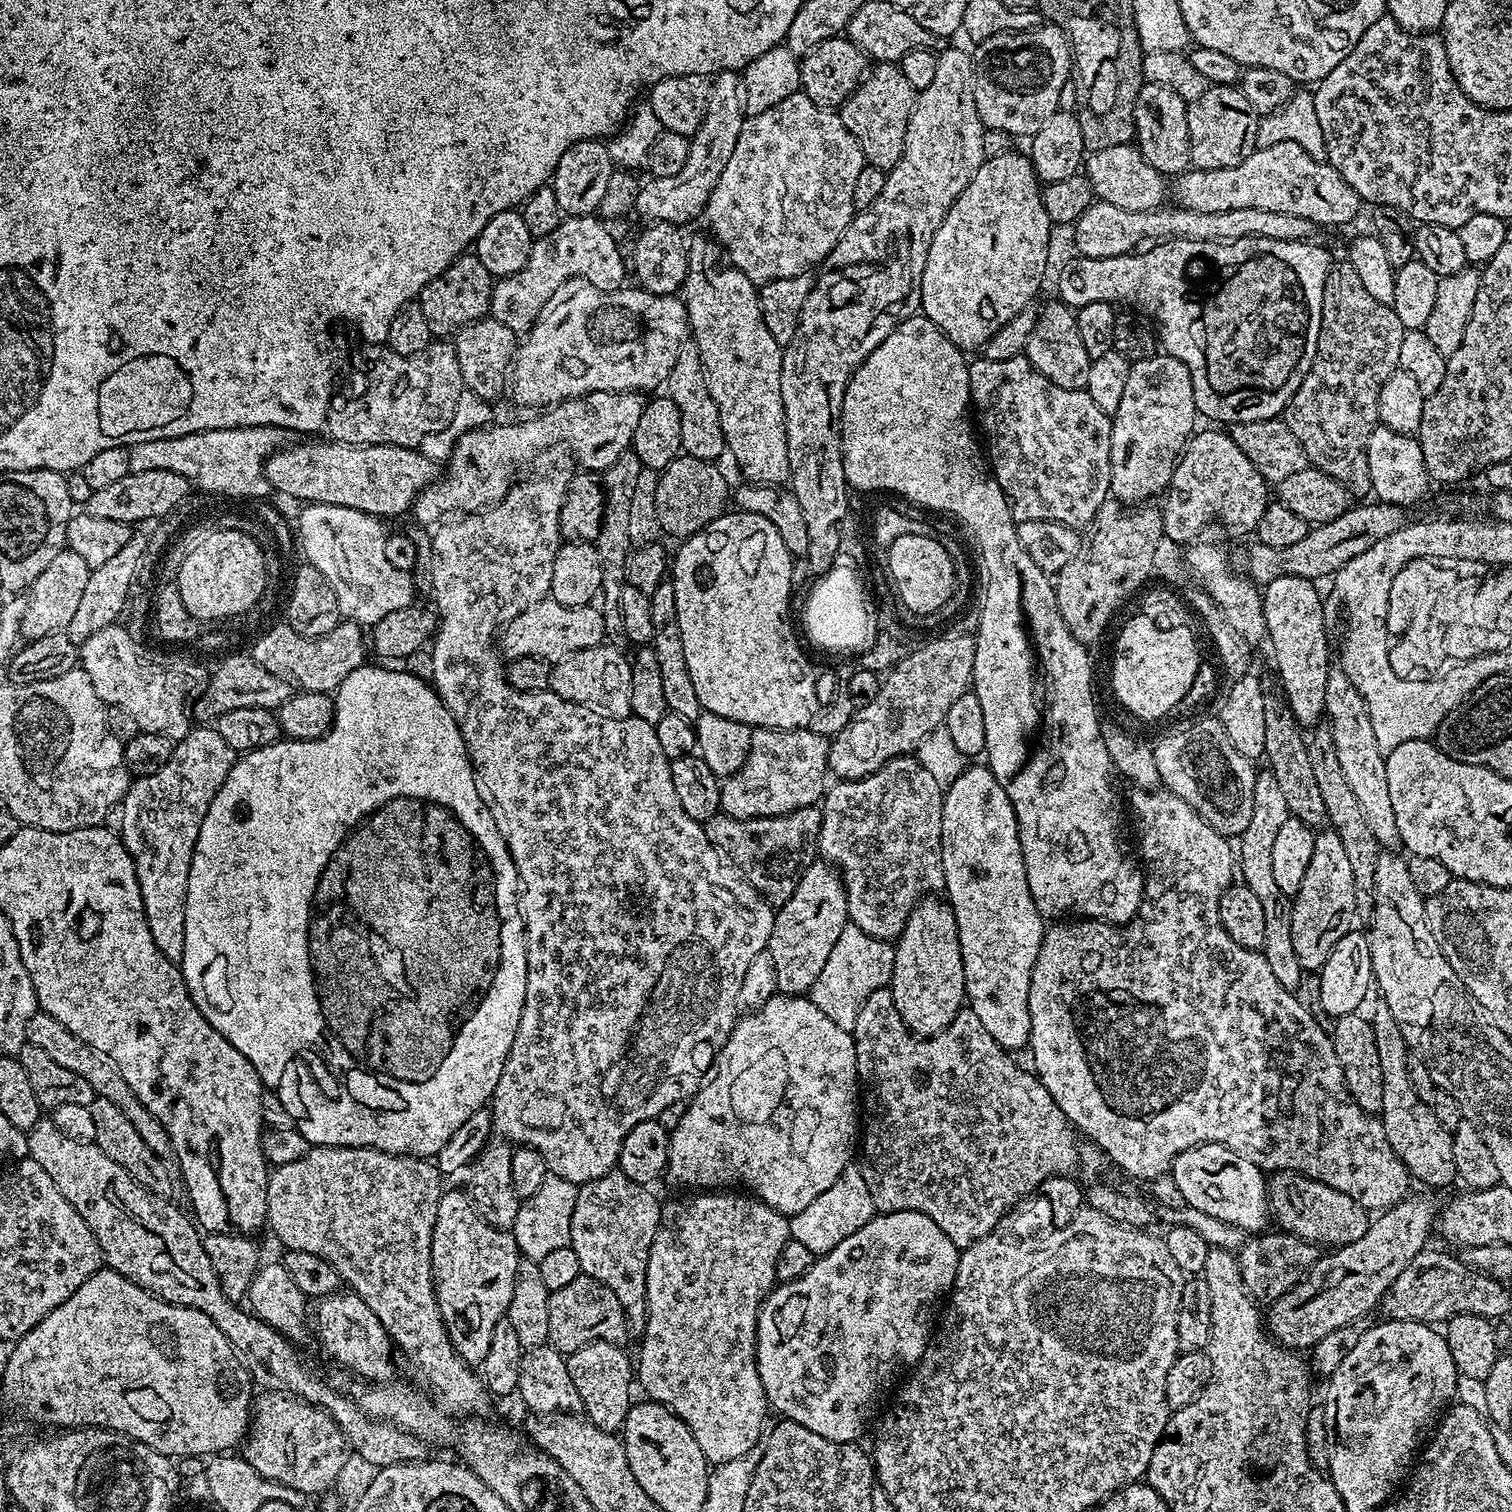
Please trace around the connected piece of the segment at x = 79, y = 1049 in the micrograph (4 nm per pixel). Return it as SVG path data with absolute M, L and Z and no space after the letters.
M39 1010L26 1025L26 1038L28 1043L39 1046L41 1050L46 1050L46 1055L54 1058L54 1062L66 1066L66 1070L71 1070L81 1078L86 1078L86 1082L90 1082L90 1086L94 1086L97 1096L114 1102L114 1106L118 1106L118 1110L122 1110L122 1114L126 1114L126 1118L130 1118L134 1130L138 1130L138 1134L142 1134L142 1142L146 1142L146 1146L150 1146L150 1150L154 1150L154 1154L158 1154L158 1158L162 1158L166 1162L173 1159L172 1139L166 1134L166 1126L162 1126L162 1122L158 1122L158 1118L154 1118L154 1114L150 1114L150 1110L146 1110L146 1106L142 1106L138 1094L134 1094L134 1090L130 1090L126 1078L122 1078L122 1070L118 1070L118 1066L114 1066L114 1061L107 1054L102 1054L102 1050L94 1050L94 1046L82 1042L82 1038L70 1034L70 1030L66 1030L66 1026L62 1026L62 1022L58 1022L58 1018L50 1018L50 1014Z

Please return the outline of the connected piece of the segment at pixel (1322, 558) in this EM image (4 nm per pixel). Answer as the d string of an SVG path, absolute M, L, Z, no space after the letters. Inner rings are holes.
M1360 502L1357 508L1345 507L1339 516L1326 520L1322 524L1309 527L1306 535L1299 542L1290 546L1270 548L1249 543L1250 546L1240 556L1240 564L1244 572L1257 586L1263 586L1274 578L1306 578L1320 582L1323 576L1335 577L1340 569L1345 568L1358 554L1366 554L1370 546L1382 542L1382 538L1390 538L1398 529L1405 527L1405 509L1396 504Z

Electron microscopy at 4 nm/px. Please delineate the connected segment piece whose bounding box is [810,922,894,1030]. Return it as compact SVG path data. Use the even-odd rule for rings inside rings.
M851 922L845 924L842 934L838 934L838 942L830 950L830 958L826 958L826 966L822 966L822 972L812 983L810 998L814 1006L839 1028L851 1029L865 998L891 981L893 955L894 948L889 941L874 938Z

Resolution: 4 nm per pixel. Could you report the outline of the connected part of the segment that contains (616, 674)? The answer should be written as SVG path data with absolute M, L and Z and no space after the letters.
M609 646L587 648L557 660L548 673L548 688L551 695L561 696L569 704L587 706L598 710L599 715L609 720L626 720L632 716L630 706L629 678L631 676L630 660L623 651Z

